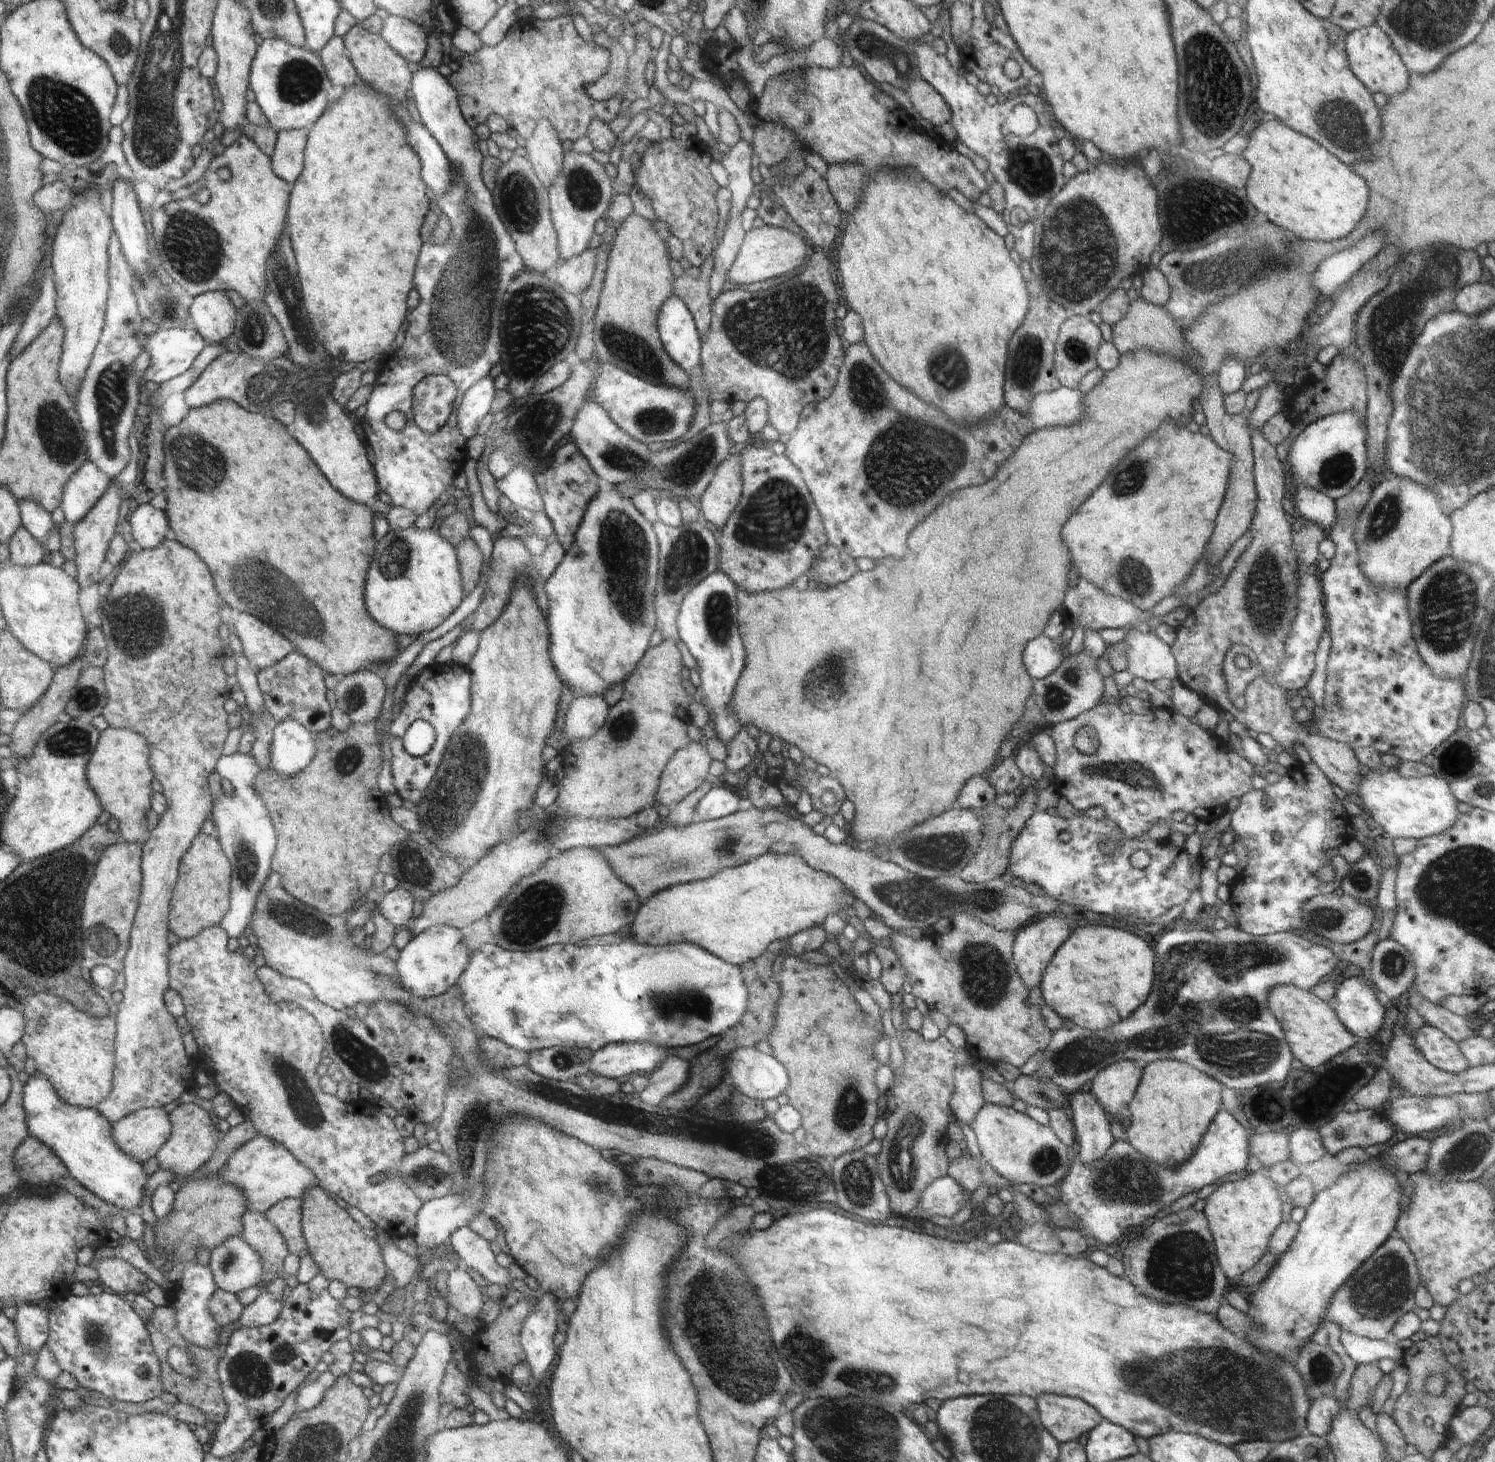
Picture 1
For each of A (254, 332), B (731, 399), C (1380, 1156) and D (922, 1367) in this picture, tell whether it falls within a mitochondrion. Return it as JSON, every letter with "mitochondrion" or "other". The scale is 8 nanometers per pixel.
{"A":"mitochondrion","B":"other","C":"other","D":"other"}

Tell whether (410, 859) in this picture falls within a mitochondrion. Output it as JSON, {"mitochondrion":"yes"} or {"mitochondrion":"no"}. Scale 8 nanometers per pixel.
{"mitochondrion":"yes"}

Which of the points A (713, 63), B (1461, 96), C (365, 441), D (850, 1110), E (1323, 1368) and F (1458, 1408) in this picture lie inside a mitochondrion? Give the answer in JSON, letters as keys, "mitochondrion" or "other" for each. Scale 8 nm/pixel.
{"A":"other","B":"other","C":"other","D":"mitochondrion","E":"mitochondrion","F":"other"}

